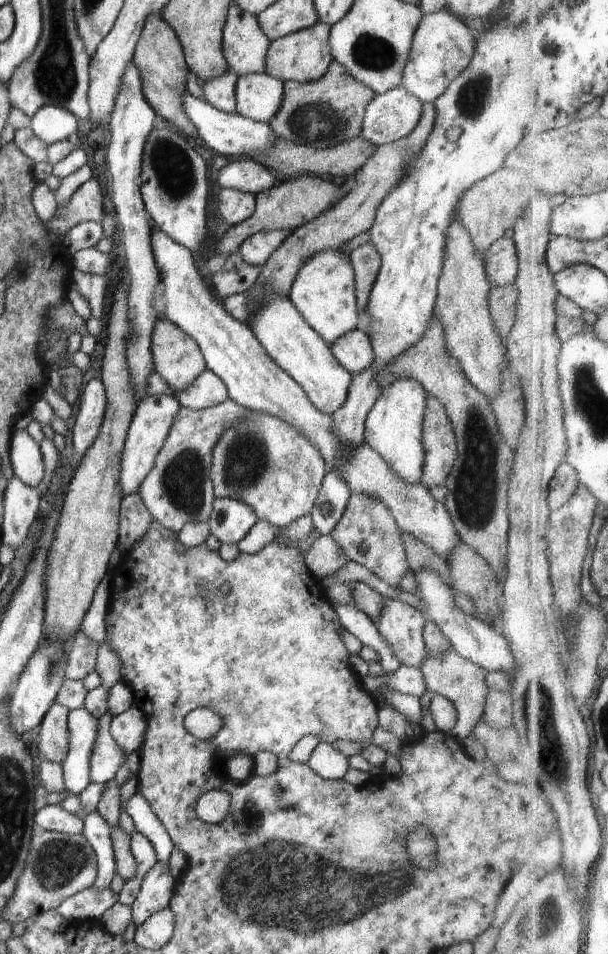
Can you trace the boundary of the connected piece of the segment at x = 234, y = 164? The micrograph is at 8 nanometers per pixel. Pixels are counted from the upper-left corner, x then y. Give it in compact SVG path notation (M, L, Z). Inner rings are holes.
M235 158L220 169L217 182L220 188L257 195L276 185L278 178L253 158Z

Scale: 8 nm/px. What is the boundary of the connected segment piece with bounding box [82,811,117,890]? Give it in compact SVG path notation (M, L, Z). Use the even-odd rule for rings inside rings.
M100 812L90 813L84 821L84 830L82 834L94 849L97 864L98 876L94 880L94 888L102 890L109 888L110 882L116 876L116 864L114 863L114 852L112 849L112 838L110 838L110 826Z

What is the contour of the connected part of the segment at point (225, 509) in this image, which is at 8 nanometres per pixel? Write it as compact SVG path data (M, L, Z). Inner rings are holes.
M215 498L207 522L221 544L237 545L258 522L258 514L238 498Z

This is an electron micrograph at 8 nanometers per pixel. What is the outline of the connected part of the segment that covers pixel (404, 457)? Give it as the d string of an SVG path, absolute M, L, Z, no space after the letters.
M398 378L384 385L382 394L368 412L364 424L364 442L373 448L404 484L422 485L422 424L426 408L425 388L413 378Z

